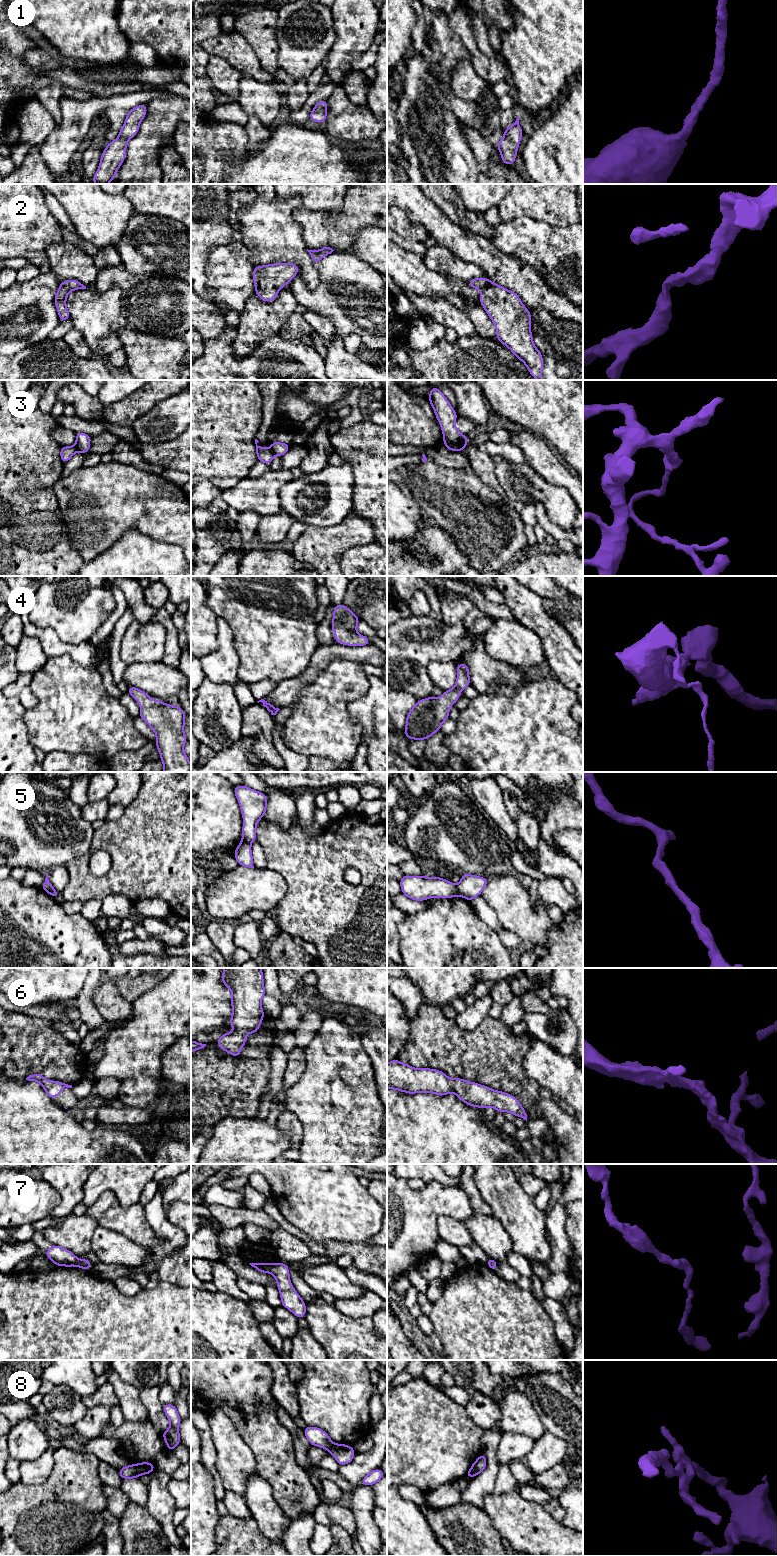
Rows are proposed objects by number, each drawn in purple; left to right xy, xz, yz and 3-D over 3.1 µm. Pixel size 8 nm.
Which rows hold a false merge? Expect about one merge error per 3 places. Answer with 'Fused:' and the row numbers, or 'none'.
Fused: 3, 5, 7, 8

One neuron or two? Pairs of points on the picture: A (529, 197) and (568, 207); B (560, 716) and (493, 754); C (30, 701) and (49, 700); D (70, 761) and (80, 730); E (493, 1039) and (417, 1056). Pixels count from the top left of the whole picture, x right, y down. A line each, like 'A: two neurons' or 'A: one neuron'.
A: one neuron
B: one neuron
C: two neurons
D: two neurons
E: one neuron

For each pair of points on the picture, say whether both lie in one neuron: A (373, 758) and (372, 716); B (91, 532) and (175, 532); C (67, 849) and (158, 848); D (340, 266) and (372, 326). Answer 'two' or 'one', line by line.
A: one
B: one
C: two
D: one

